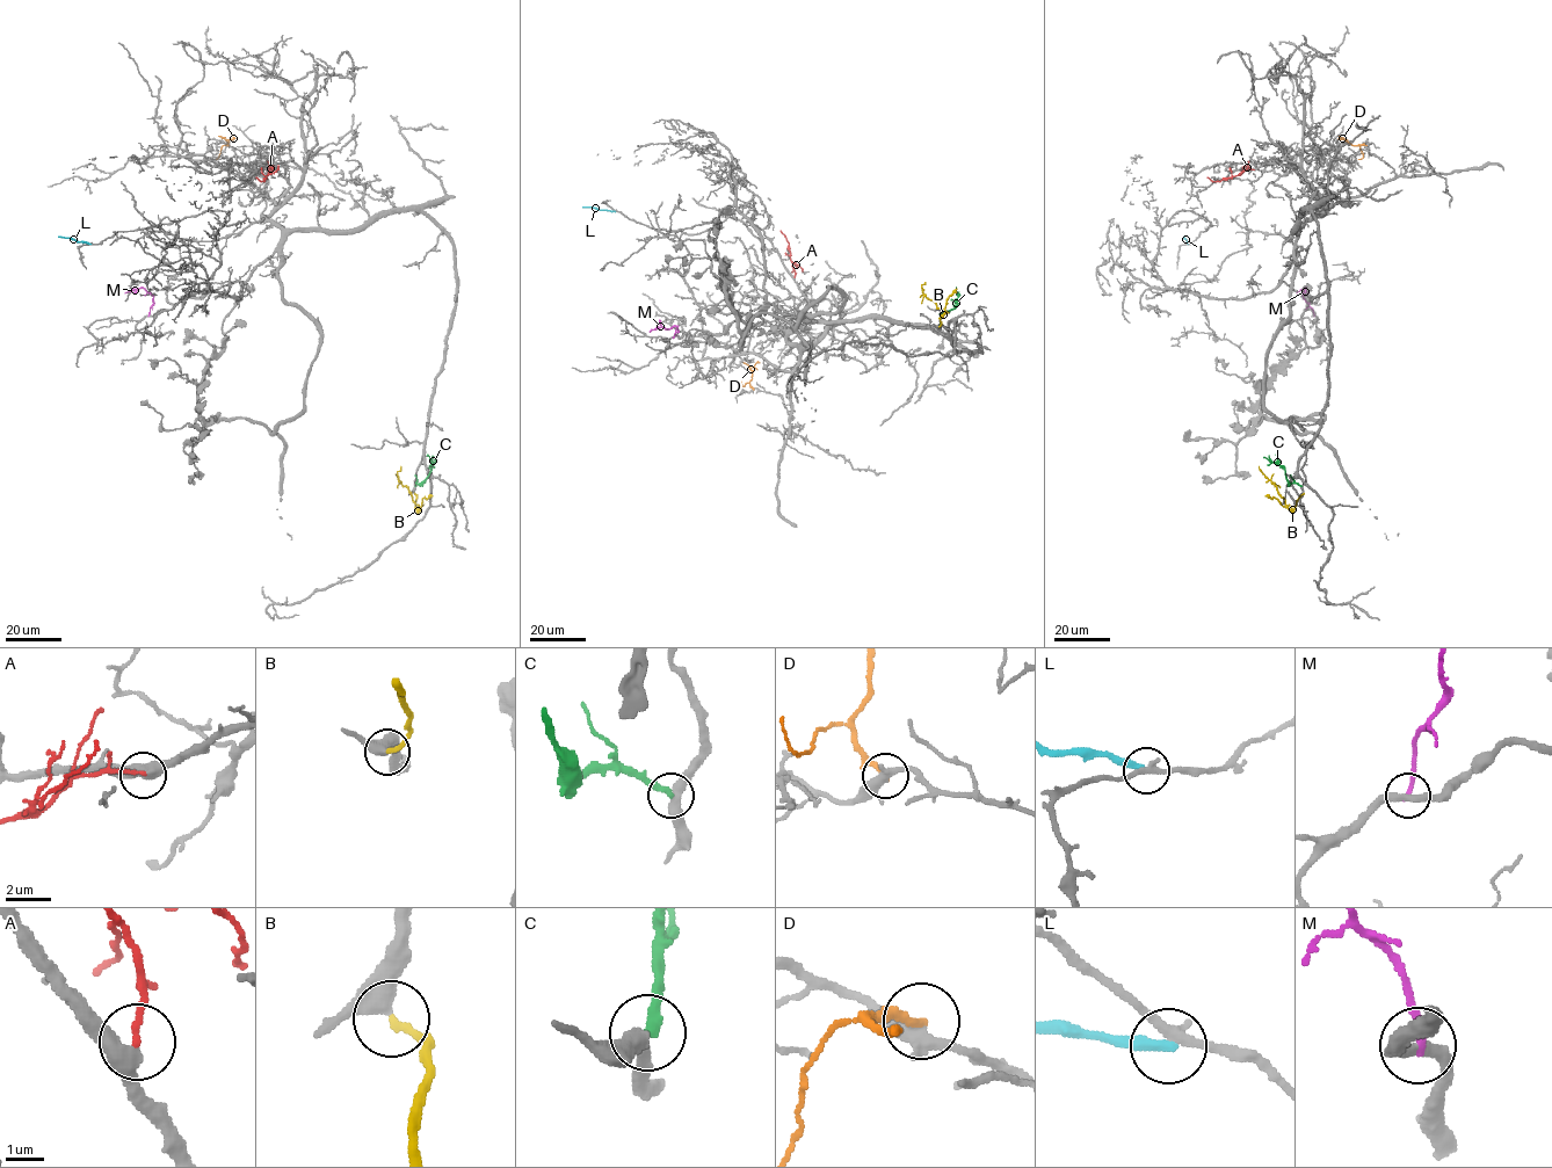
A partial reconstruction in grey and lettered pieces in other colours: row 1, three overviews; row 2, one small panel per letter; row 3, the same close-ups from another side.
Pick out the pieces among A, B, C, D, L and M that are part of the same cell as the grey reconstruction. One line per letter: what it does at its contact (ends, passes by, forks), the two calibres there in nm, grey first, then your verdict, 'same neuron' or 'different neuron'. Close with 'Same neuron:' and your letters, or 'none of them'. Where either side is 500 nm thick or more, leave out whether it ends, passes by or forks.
A: it ends; calibres 440 and 160 nm; same neuron
B: it ends; calibres 380 and 200 nm; same neuron
C: it ends; calibres 400 and 300 nm; different neuron
D: it ends; calibres 440 and 240 nm; different neuron
L: it ends; calibres 280 and 280 nm; different neuron
M: it ends; calibres 280 and 200 nm; different neuron
Same neuron: A, B

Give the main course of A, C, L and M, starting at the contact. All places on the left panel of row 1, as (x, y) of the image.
A: (270, 169), (263, 181), (256, 178)
C: (415, 486), (427, 477), (434, 463), (432, 457)
L: (91, 244), (58, 236)
M: (149, 316), (153, 297), (143, 288), (125, 294)

